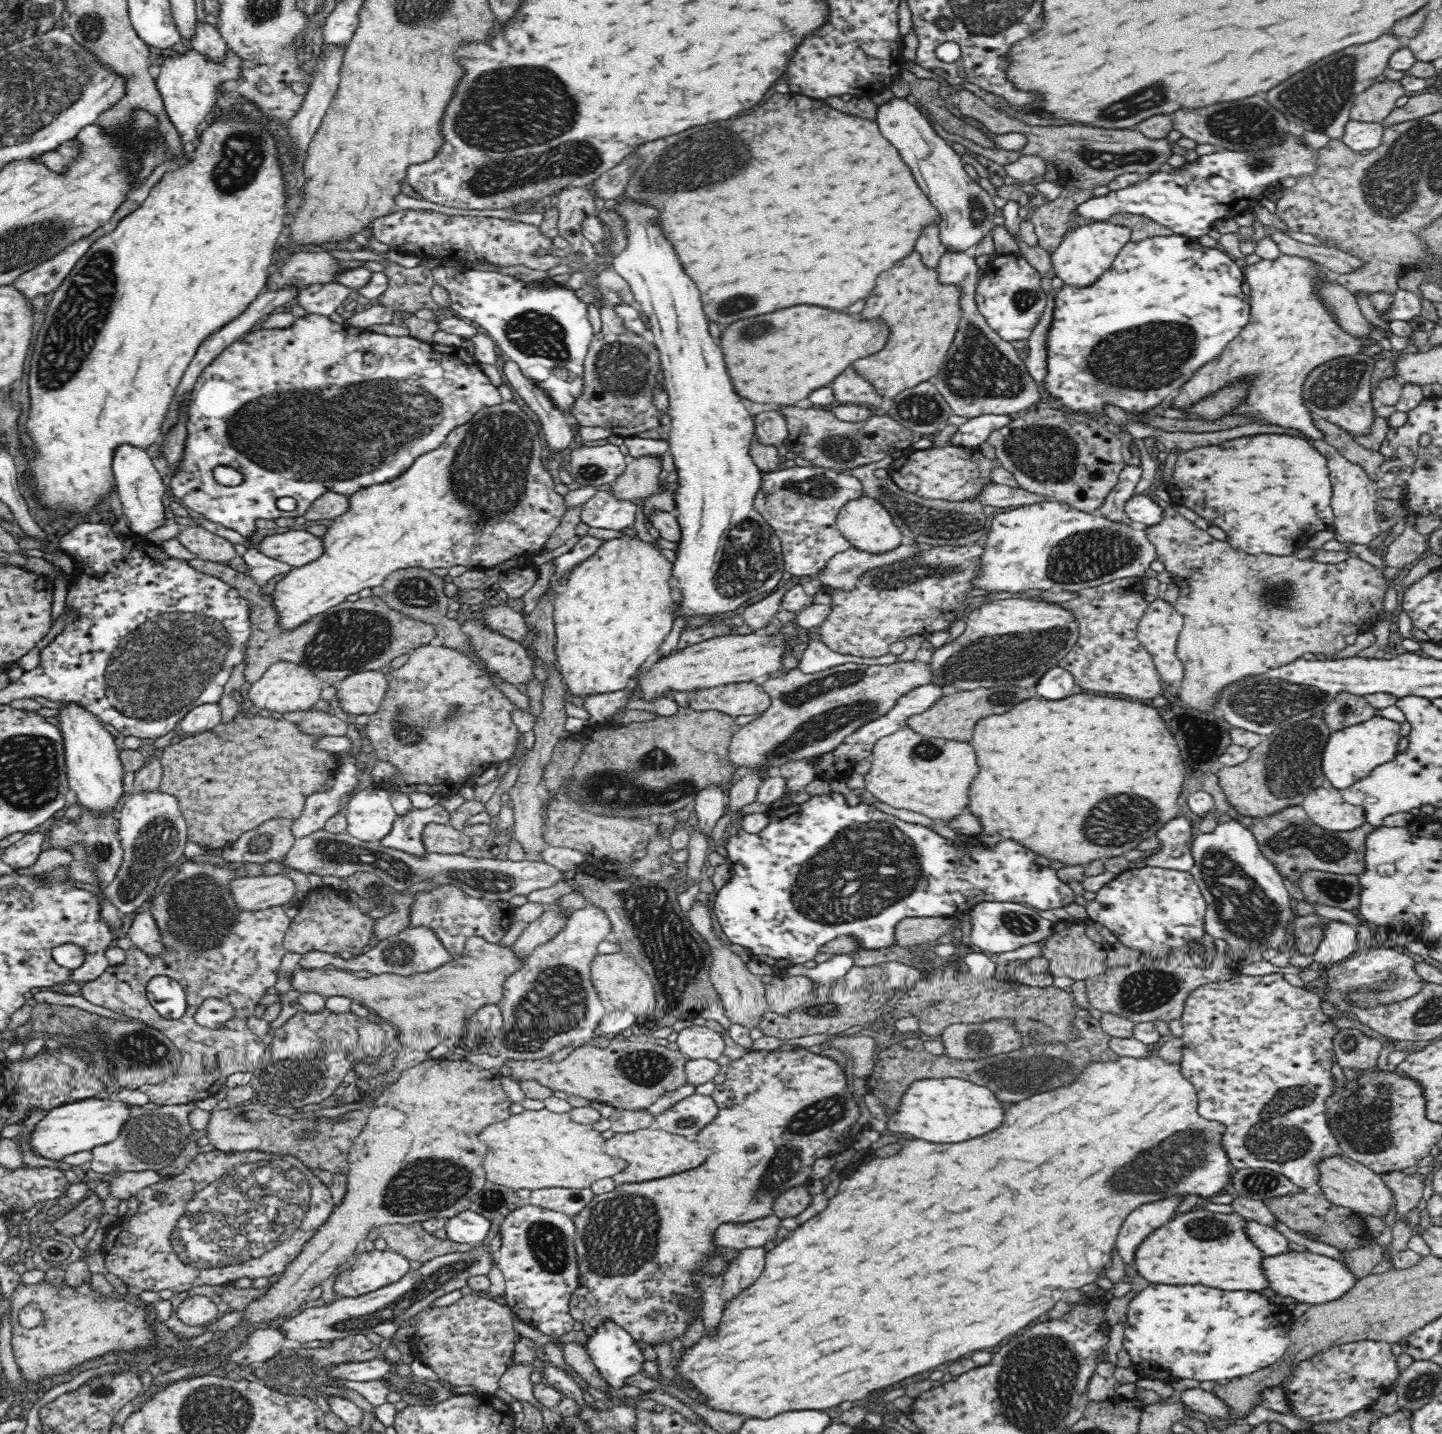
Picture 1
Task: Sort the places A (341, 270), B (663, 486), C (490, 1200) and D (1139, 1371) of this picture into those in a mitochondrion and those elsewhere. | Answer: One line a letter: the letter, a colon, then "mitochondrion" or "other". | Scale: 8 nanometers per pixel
A: other
B: other
C: mitochondrion
D: other

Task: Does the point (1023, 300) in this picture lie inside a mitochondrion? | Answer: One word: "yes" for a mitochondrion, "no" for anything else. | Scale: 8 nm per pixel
yes

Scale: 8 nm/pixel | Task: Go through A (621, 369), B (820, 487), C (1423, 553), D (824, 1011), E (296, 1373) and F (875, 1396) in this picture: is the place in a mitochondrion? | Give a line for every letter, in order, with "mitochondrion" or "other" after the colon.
A: mitochondrion
B: mitochondrion
C: other
D: mitochondrion
E: mitochondrion
F: other

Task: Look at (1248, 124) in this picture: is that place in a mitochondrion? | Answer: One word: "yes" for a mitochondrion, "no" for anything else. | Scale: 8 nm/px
yes

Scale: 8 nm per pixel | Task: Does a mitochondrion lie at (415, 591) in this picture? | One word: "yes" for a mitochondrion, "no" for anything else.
yes

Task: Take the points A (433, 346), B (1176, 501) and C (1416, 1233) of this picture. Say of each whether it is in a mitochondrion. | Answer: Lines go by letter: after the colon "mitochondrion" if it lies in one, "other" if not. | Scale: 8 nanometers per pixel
A: other
B: other
C: other

